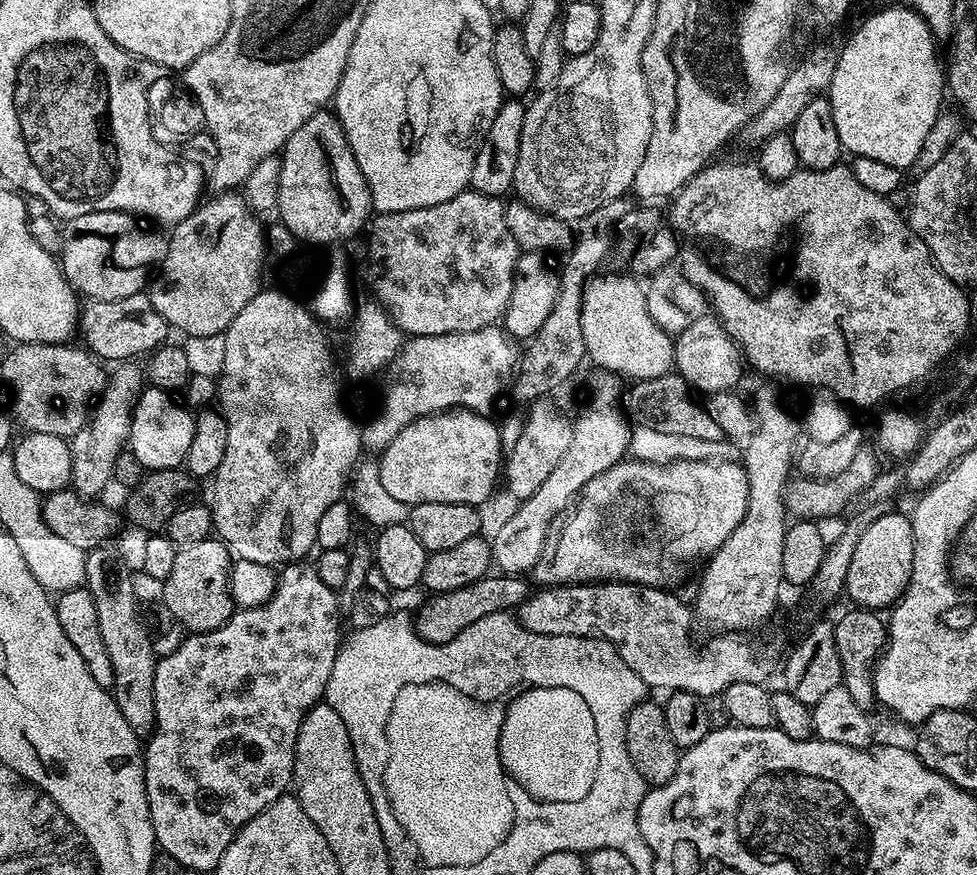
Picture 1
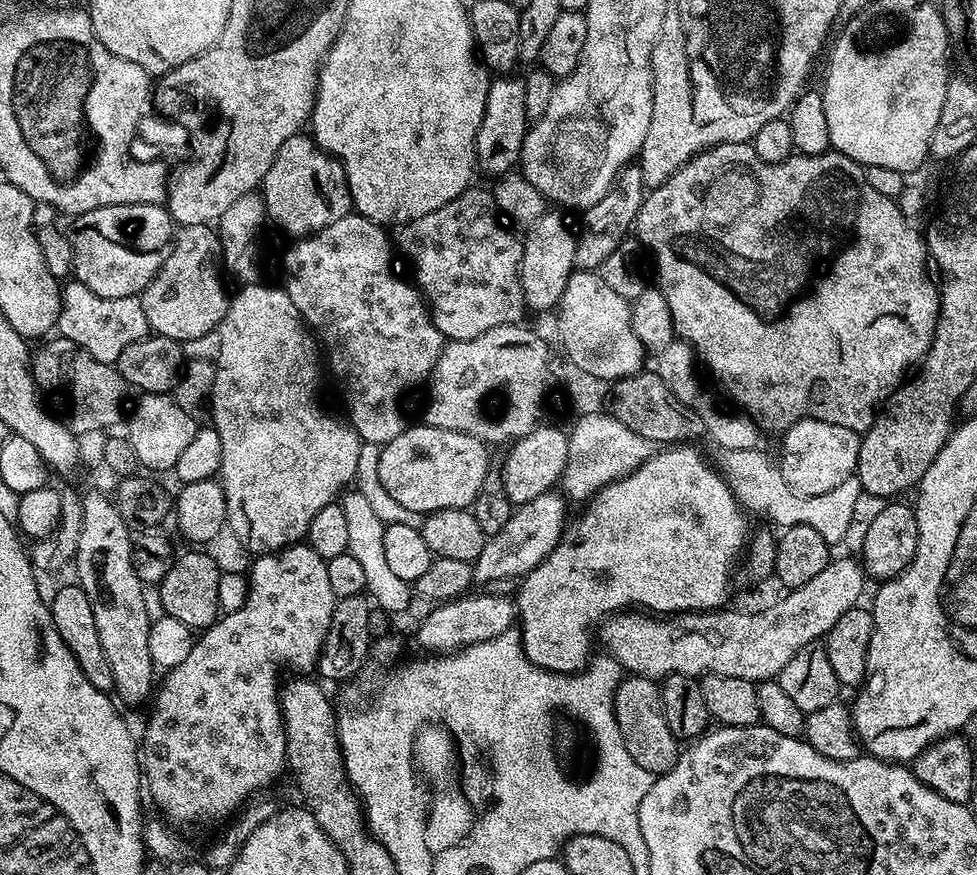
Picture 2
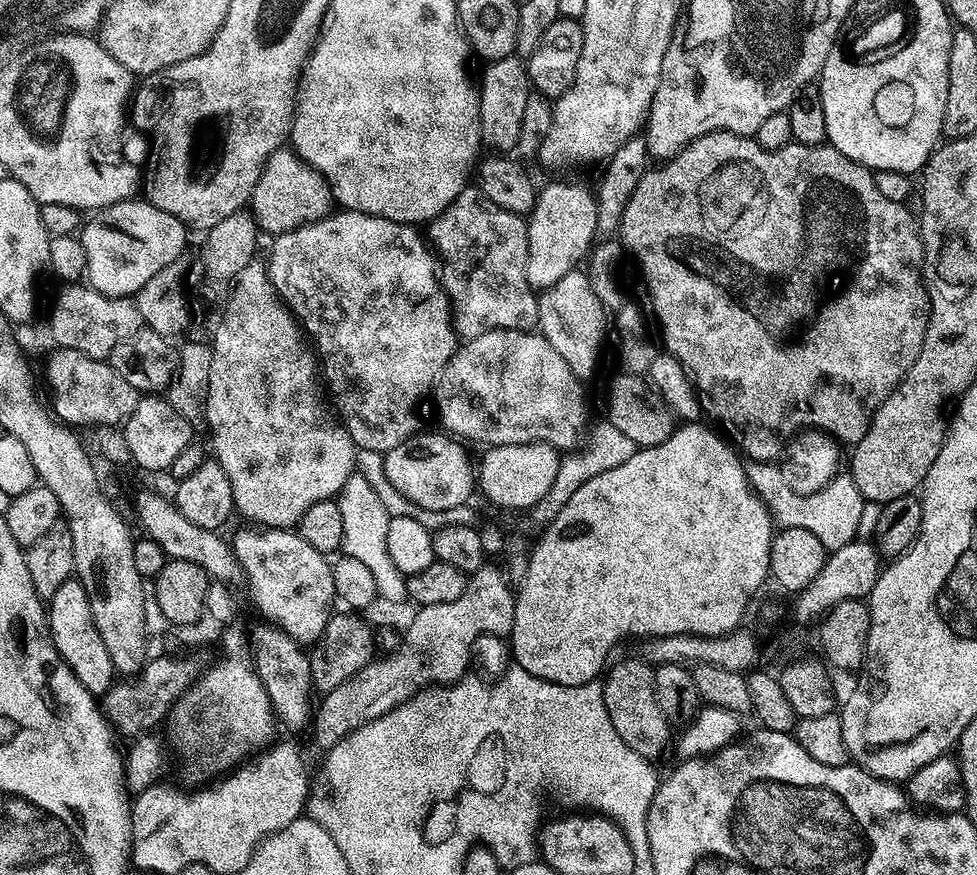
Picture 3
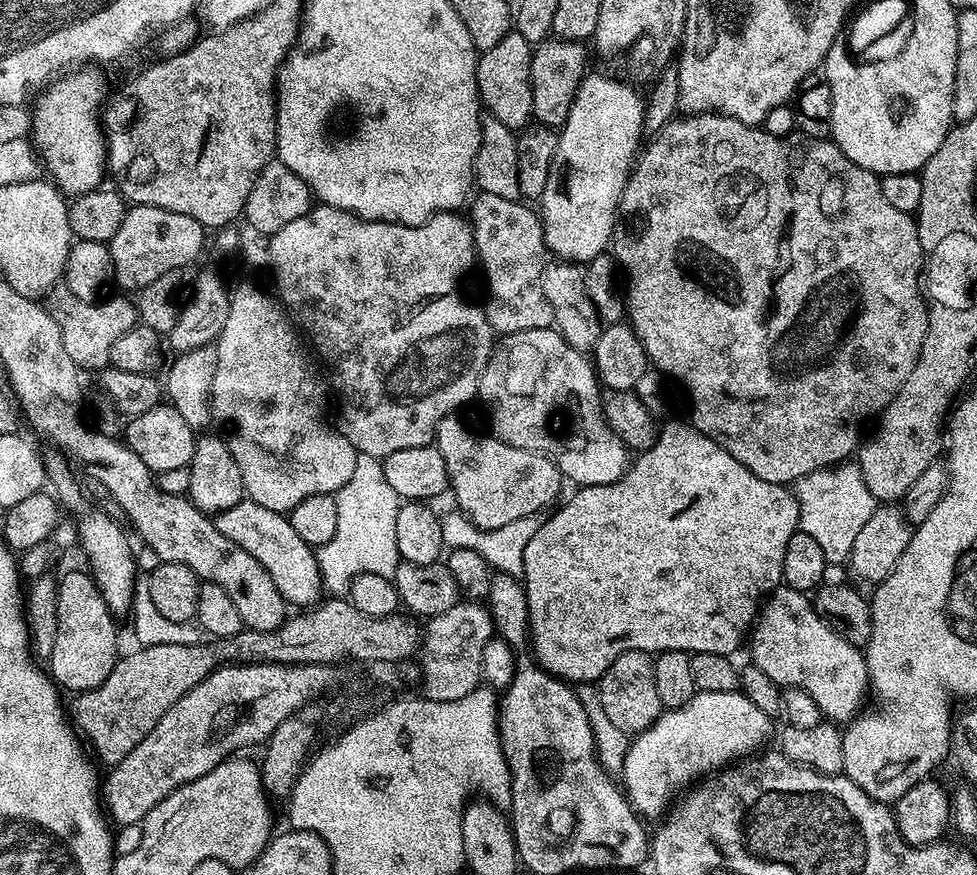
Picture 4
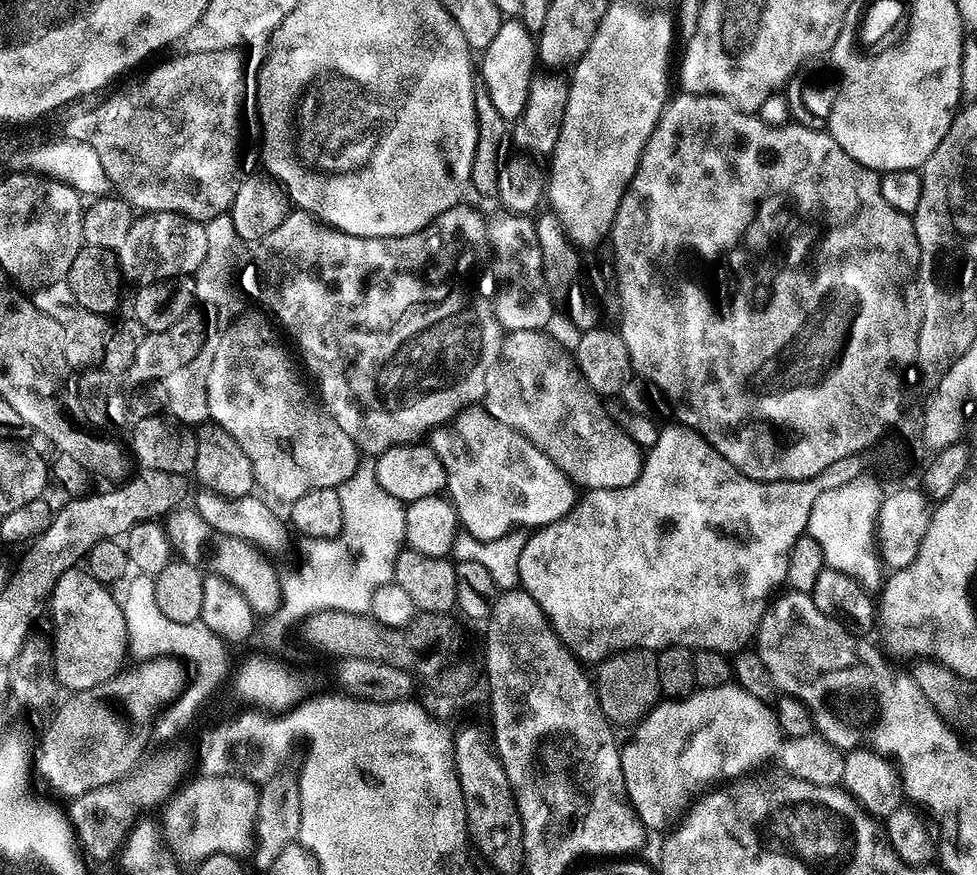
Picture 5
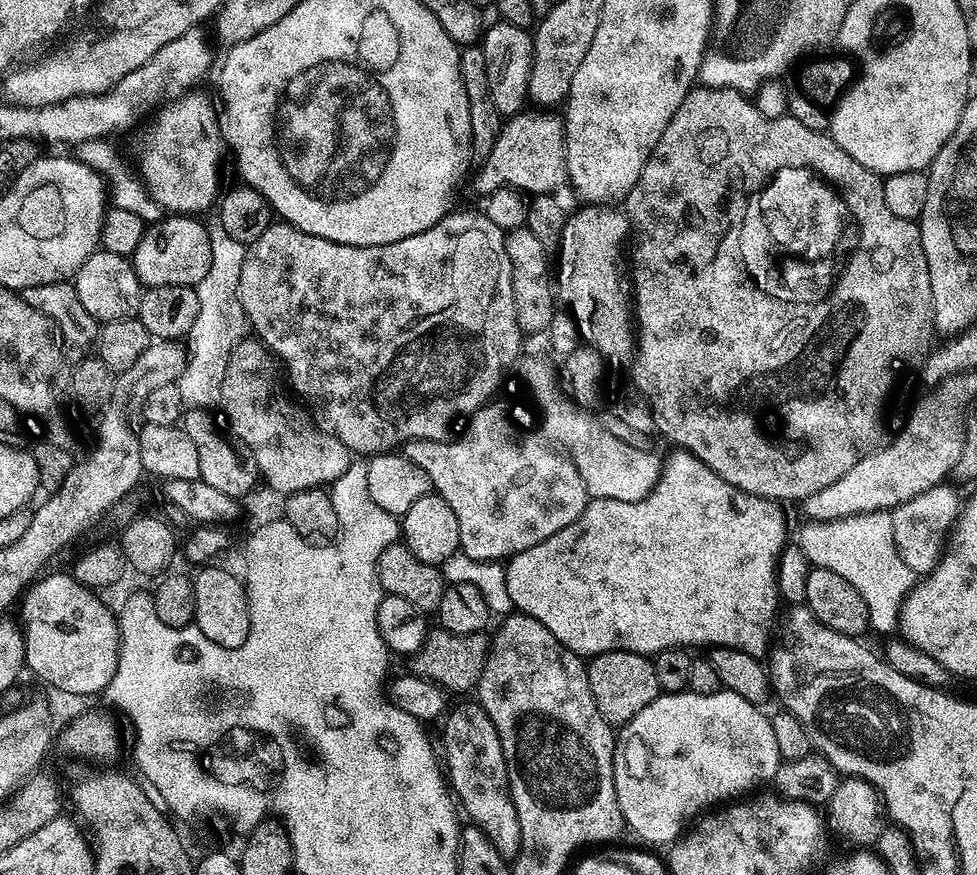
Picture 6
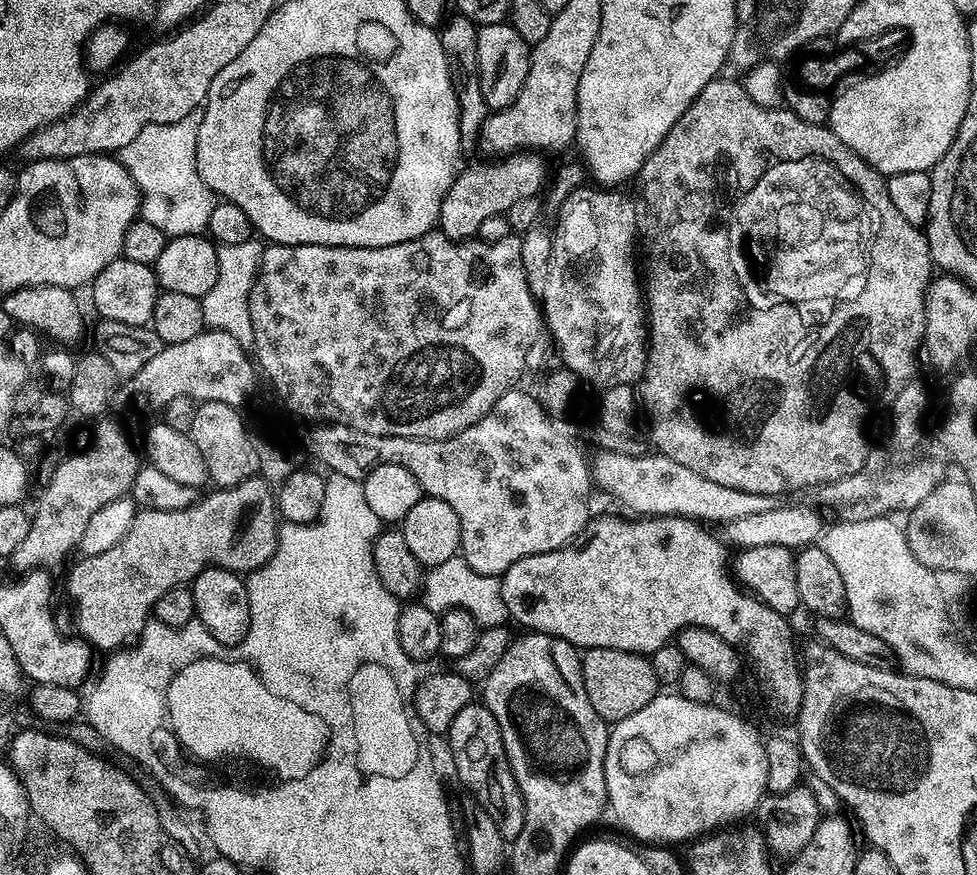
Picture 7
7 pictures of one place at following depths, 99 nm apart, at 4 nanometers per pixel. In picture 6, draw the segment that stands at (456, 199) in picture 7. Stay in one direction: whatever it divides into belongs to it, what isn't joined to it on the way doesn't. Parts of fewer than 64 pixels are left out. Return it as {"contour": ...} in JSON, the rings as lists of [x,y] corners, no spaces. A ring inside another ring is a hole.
{"contour":[[[517,114],[501,127],[498,138],[494,142],[494,150],[479,165],[480,173],[472,180],[472,188],[481,198],[503,188],[515,189],[520,194],[552,194],[566,184],[568,180],[568,151],[564,141],[564,122],[556,114],[540,114],[544,116],[524,116]]]}

